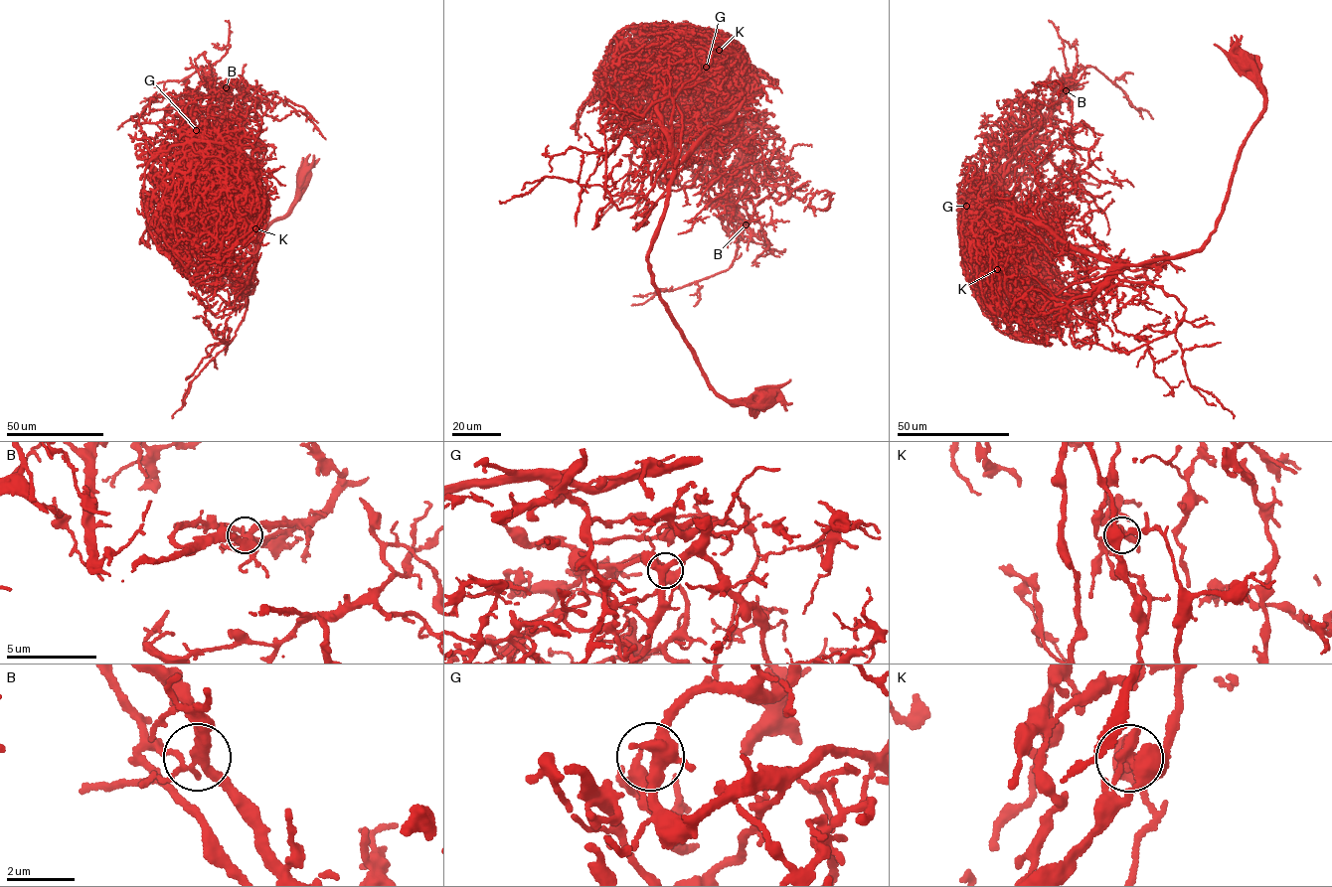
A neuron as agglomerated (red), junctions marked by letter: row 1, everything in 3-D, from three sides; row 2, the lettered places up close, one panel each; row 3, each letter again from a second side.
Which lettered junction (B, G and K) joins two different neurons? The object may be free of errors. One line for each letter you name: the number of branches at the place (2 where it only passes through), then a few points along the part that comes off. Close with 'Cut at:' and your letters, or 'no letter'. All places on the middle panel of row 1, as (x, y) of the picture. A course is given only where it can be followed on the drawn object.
K: 4 | (719, 50), (718, 55), (700, 47), (663, 51), (660, 68), (666, 81), (667, 54), (672, 55), (657, 49)
Cut at: K

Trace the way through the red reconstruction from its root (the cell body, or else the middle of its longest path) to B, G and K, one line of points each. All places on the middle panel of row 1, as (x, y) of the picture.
B: (764, 398), (710, 384), (647, 261), (675, 165), (722, 121), (753, 143), (739, 135), (728, 190), (746, 224)
G: (764, 398), (728, 399), (710, 384), (647, 261), (675, 165), (735, 110), (720, 75), (706, 67)
K: (764, 398), (728, 399), (710, 384), (647, 261), (674, 155), (669, 56), (662, 53), (719, 50)

